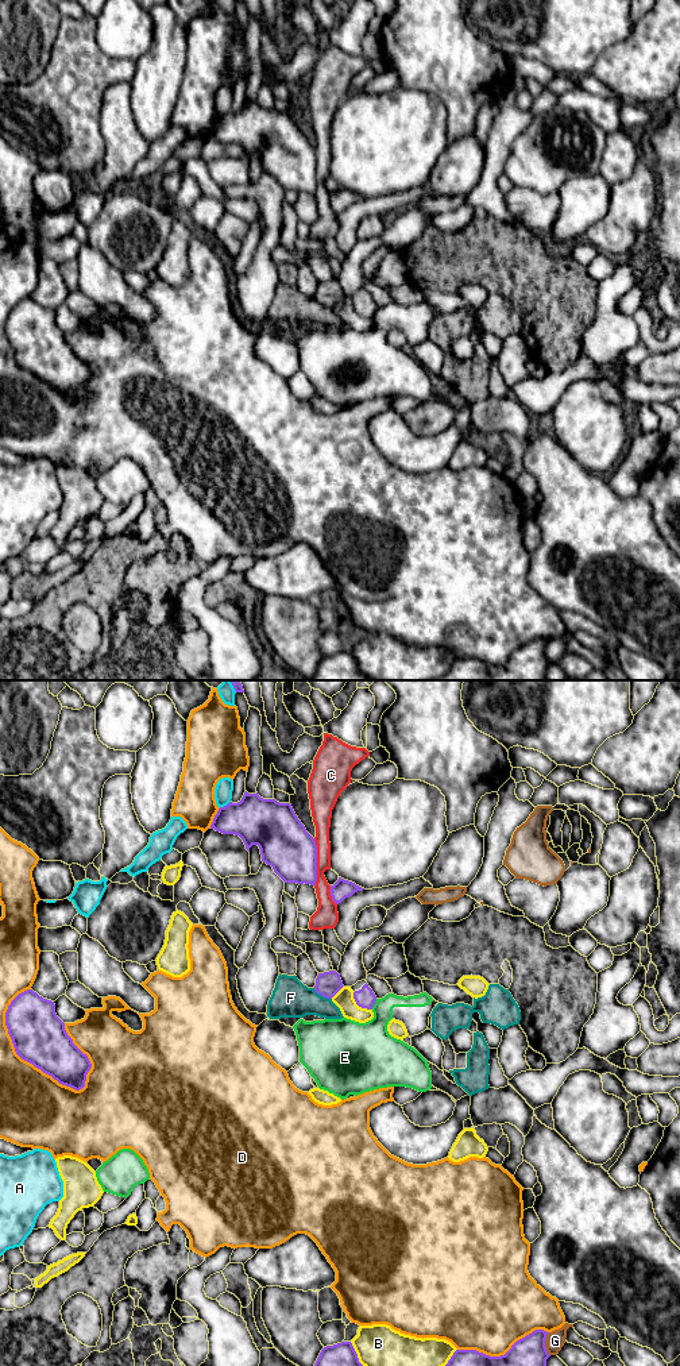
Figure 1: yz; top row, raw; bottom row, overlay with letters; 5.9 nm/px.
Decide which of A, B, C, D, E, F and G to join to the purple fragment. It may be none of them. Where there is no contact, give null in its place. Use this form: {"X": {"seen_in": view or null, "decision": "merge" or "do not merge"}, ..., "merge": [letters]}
{"A": {"seen_in": "yz", "decision": "do not merge"}, "B": {"seen_in": "yz", "decision": "do not merge"}, "C": {"seen_in": "yz", "decision": "do not merge"}, "D": {"seen_in": "yz", "decision": "do not merge"}, "E": {"seen_in": "yz", "decision": "do not merge"}, "F": {"seen_in": "yz", "decision": "do not merge"}, "G": {"seen_in": "yz", "decision": "do not merge"}, "merge": []}

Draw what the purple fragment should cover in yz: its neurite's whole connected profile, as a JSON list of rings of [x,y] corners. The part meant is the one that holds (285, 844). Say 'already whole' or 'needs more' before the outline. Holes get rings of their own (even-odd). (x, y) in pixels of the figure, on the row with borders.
already whole; [[[246,791],[240,802],[219,809],[210,829],[239,836],[248,852],[258,845],[262,861],[285,883],[316,885],[317,845],[290,803]]]

